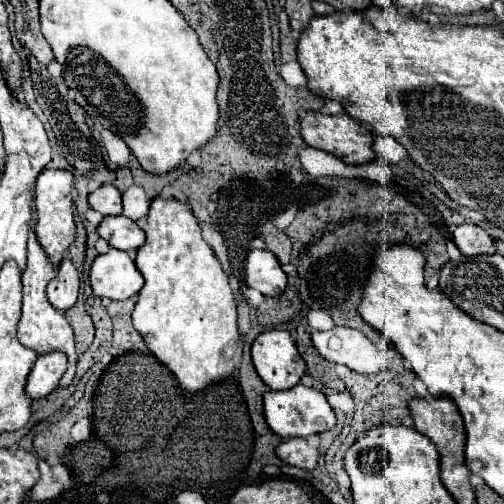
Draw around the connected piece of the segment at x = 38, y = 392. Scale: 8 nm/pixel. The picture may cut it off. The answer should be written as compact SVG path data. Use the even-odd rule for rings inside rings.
M50 351L40 355L28 375L26 383L28 395L32 399L46 397L50 391L58 387L64 371L66 371L66 355L62 351Z

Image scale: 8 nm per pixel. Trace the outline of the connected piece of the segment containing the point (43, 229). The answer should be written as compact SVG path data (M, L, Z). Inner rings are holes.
M42 171L36 181L36 207L38 207L38 223L36 223L36 235L42 243L44 251L50 255L54 267L60 265L62 253L68 249L68 245L76 237L76 223L72 213L72 189L74 189L74 177L68 171Z

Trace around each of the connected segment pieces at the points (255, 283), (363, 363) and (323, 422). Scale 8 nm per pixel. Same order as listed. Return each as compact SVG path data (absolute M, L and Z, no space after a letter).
M252 249L244 261L244 283L266 297L274 297L282 295L286 287L286 273L280 269L278 259L270 251Z
M334 327L330 331L316 331L312 333L312 345L316 347L316 351L332 363L342 363L346 367L350 367L356 373L378 373L386 367L386 357L374 347L374 343L360 333L358 329L350 329L350 327Z
M298 383L292 389L286 389L286 391L268 391L264 395L264 415L266 415L270 429L276 435L280 435L282 439L324 433L336 425L334 411L332 411L330 403L326 401L324 393L320 393L318 389L312 389L312 387L304 387L302 383Z

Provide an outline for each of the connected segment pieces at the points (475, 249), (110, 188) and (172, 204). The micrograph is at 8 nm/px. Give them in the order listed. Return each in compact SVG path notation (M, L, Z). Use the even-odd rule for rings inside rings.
M472 223L458 225L456 231L452 233L452 239L460 249L460 253L466 257L492 253L492 237L478 225L472 225Z
M102 185L88 195L88 203L94 211L102 215L120 215L122 213L122 193L114 185Z
M156 197L150 205L150 213L146 219L140 219L138 225L146 233L146 243L138 249L136 267L146 283L138 293L138 303L132 311L134 329L142 335L154 357L174 373L178 385L184 391L196 393L208 385L224 381L236 373L234 357L240 347L240 331L236 327L236 301L228 285L228 277L224 275L214 251L202 239L200 225L192 215L190 205L176 199Z

